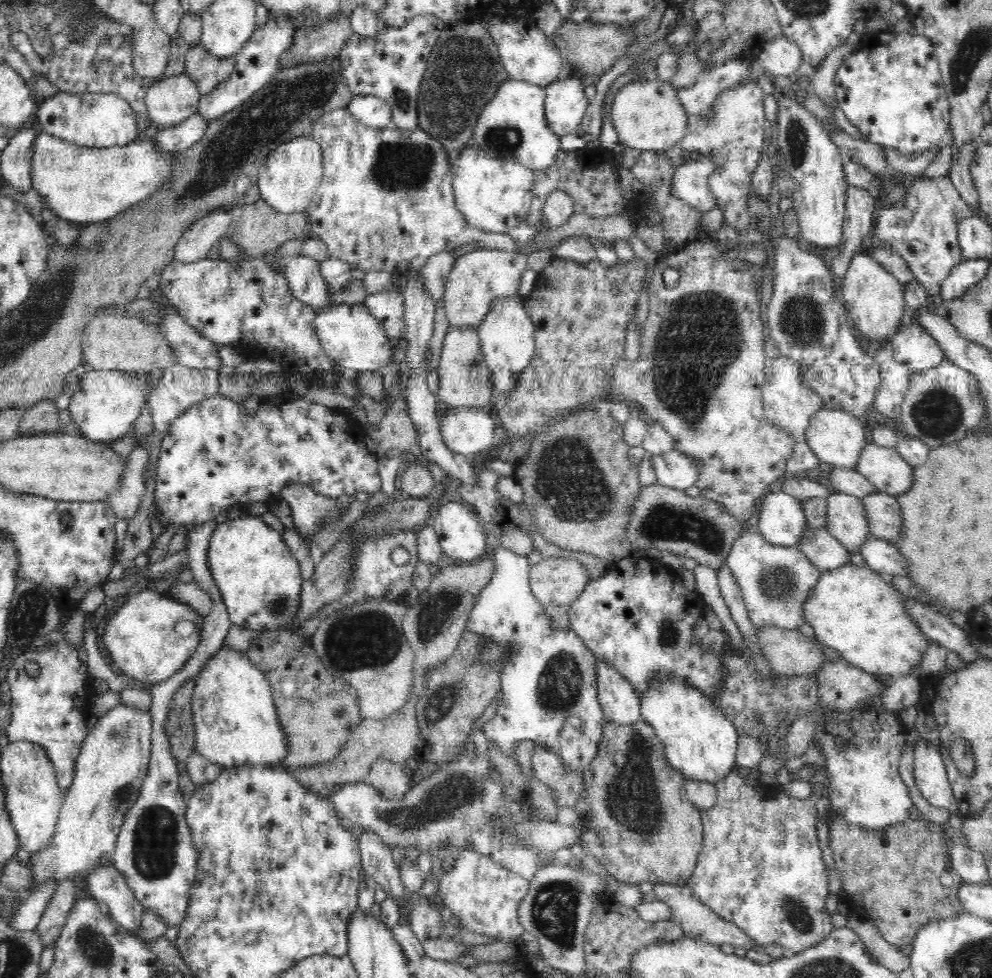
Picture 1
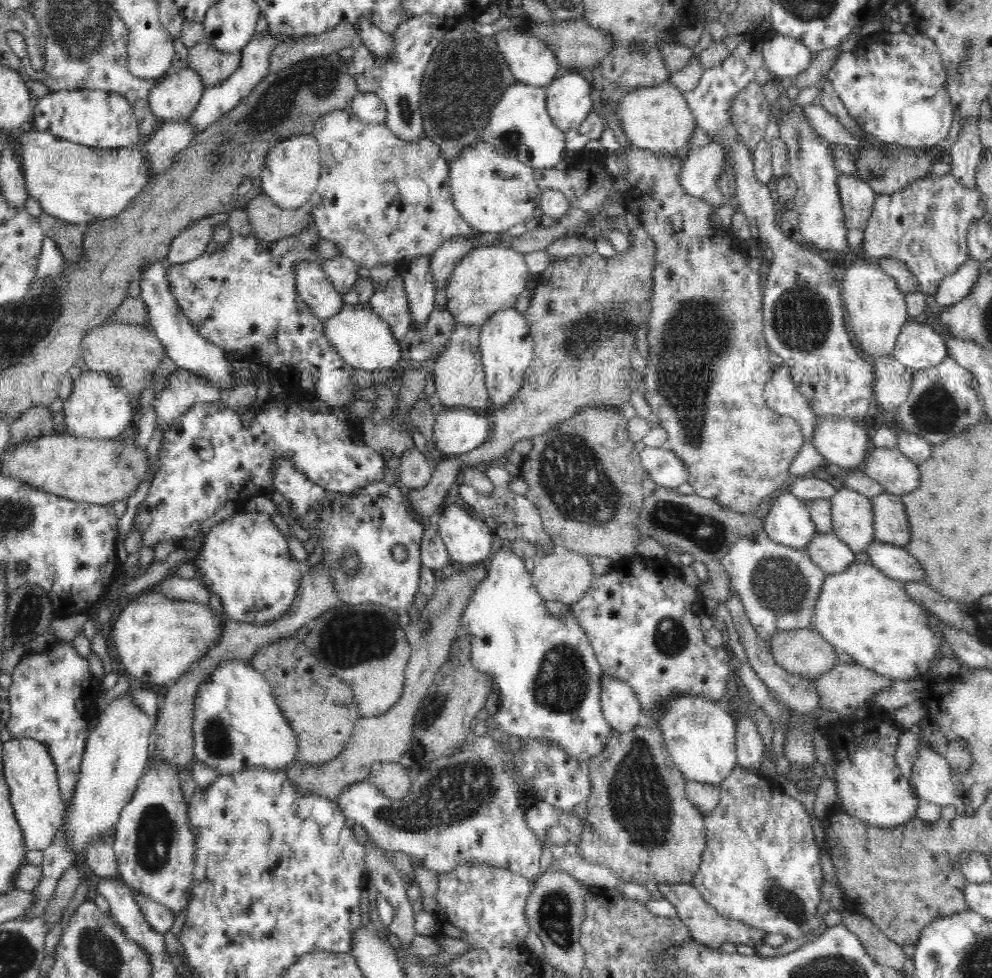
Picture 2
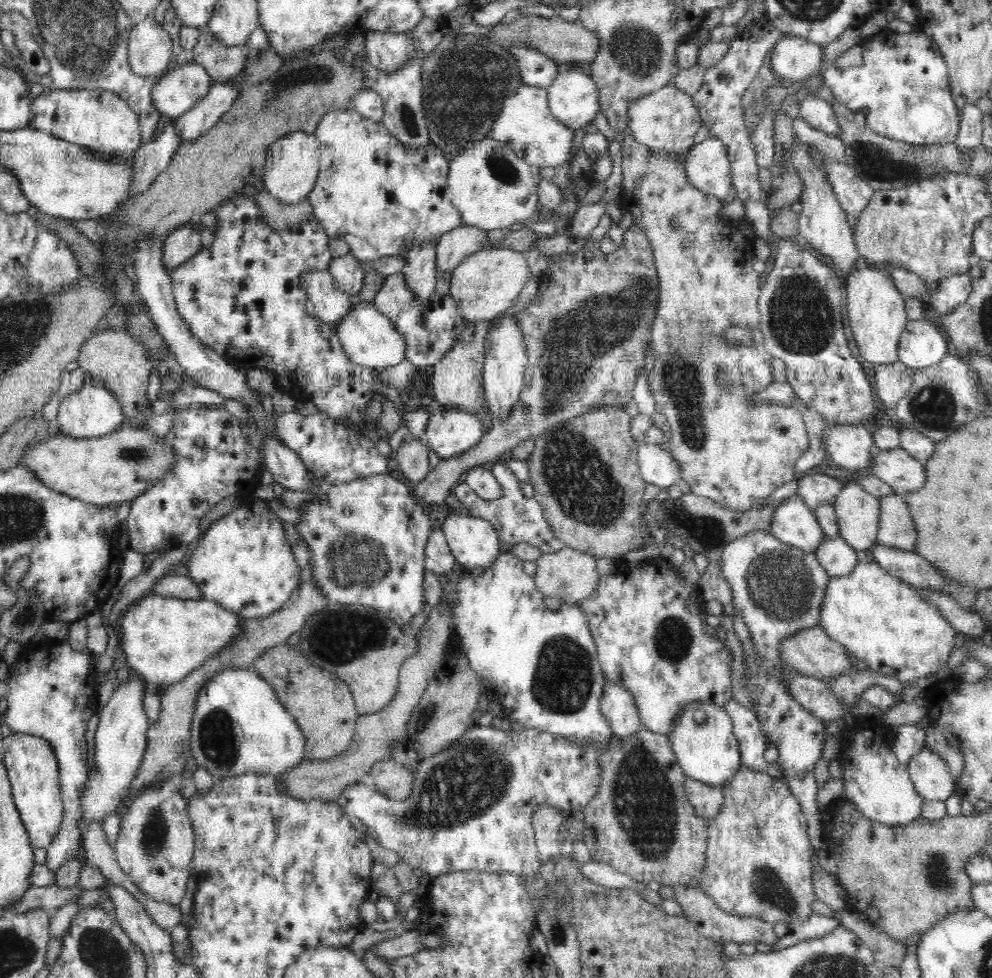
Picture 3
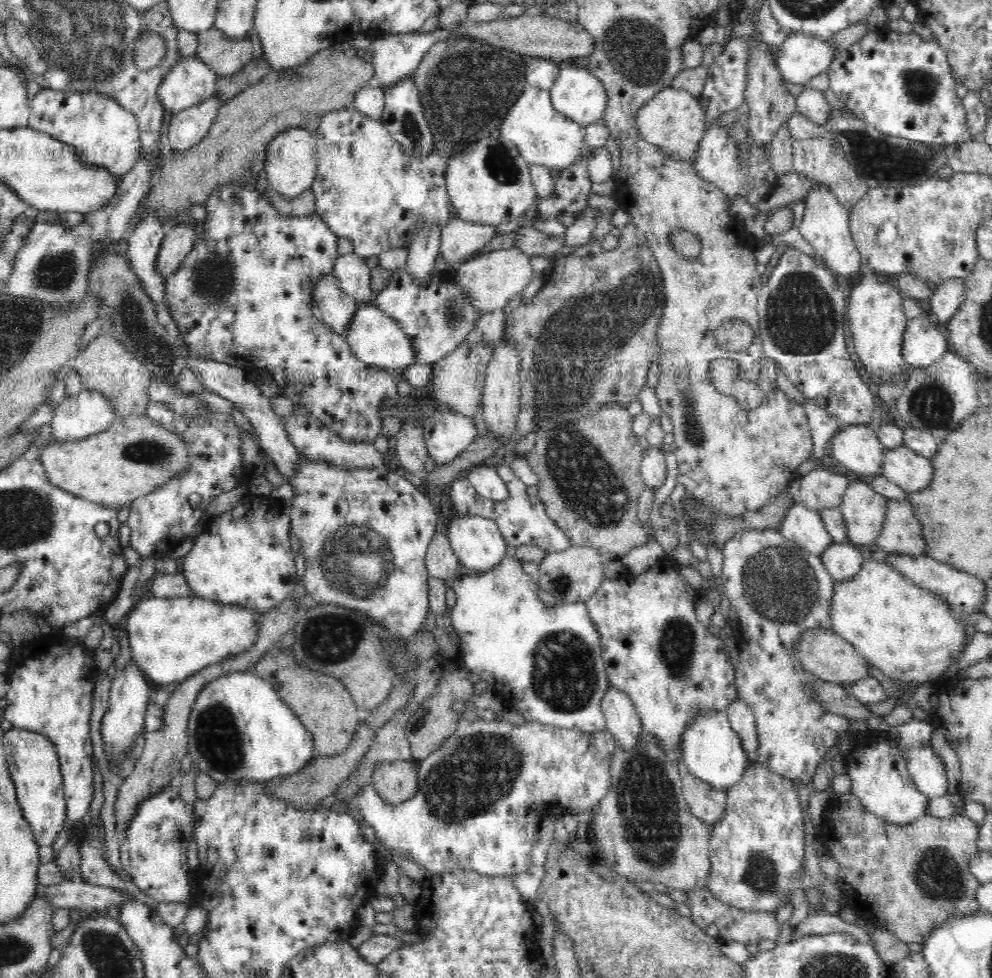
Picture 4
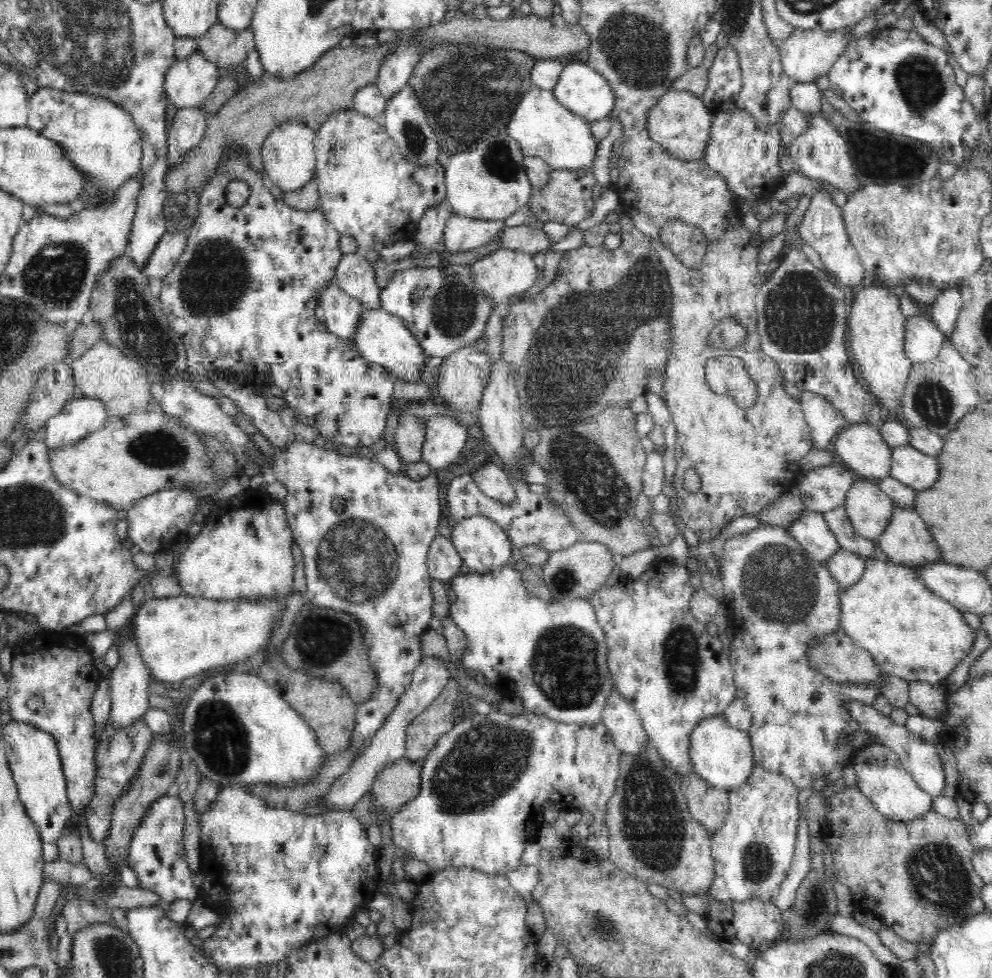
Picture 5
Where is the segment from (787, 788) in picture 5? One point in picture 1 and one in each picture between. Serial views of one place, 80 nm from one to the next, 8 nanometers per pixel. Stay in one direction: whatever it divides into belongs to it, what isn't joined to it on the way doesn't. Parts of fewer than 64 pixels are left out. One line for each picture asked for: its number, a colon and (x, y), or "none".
1: (760, 866)
2: (761, 866)
3: (758, 864)
4: (757, 847)

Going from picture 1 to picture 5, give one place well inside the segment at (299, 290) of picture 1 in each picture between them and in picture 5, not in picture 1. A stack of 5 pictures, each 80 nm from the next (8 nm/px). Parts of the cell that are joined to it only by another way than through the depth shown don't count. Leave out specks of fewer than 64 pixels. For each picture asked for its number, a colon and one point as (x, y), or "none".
2: (314, 287)
3: (329, 304)
4: (338, 308)
5: (342, 312)

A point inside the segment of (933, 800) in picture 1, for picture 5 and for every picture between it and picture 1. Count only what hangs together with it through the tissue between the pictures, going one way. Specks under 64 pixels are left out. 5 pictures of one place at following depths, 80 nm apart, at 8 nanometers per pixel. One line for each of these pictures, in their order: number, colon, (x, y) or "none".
2: (931, 777)
3: (931, 776)
4: (925, 767)
5: (920, 757)

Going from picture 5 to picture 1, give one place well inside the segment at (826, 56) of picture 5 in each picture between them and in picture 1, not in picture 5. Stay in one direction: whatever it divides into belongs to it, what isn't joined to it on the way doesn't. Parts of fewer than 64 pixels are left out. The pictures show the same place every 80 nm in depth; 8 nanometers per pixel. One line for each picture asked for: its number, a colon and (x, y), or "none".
1: (781, 57)
2: (784, 56)
3: (794, 58)
4: (801, 57)

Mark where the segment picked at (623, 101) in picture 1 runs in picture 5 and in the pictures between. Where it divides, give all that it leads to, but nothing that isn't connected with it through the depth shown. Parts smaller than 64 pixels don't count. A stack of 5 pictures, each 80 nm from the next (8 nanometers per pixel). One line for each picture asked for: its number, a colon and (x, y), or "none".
2: (658, 119)
3: (666, 121)
4: (673, 121)
5: (680, 122)

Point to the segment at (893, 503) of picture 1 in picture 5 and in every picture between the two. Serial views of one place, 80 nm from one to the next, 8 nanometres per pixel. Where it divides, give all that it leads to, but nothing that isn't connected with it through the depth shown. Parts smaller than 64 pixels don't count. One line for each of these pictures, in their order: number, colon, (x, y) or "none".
2: (891, 525)
3: (896, 529)
4: (901, 535)
5: (906, 541)

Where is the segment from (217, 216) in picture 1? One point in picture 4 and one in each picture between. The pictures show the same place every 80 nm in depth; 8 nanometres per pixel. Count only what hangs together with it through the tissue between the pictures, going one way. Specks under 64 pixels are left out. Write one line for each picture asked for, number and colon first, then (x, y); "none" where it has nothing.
2: (196, 239)
3: (182, 243)
4: (178, 242)

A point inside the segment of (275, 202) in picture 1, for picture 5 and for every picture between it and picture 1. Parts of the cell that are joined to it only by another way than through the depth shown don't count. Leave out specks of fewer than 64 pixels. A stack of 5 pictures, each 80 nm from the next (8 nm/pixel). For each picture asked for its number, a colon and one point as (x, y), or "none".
2: (292, 169)
3: (292, 164)
4: (291, 161)
5: (289, 159)

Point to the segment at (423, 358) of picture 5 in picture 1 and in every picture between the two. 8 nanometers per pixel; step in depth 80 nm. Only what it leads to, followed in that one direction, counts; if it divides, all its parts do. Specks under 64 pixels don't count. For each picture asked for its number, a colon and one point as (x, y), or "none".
1: (349, 334)
2: (363, 340)
3: (369, 338)
4: (375, 338)

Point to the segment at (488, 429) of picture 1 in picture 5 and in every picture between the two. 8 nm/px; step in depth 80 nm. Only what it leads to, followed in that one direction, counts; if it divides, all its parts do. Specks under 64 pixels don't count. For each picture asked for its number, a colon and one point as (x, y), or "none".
2: (456, 431)
3: (450, 432)
4: (447, 434)
5: (445, 437)

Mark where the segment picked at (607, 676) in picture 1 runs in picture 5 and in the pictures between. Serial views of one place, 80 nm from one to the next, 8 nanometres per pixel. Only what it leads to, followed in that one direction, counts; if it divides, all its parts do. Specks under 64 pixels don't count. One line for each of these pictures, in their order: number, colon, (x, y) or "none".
2: (620, 707)
3: (618, 706)
4: (622, 720)
5: (619, 715)

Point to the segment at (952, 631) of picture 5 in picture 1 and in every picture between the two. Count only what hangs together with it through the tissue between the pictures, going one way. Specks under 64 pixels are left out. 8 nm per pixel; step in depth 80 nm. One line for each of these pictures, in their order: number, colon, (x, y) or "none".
1: (854, 610)
2: (861, 611)
3: (884, 621)
4: (908, 633)

